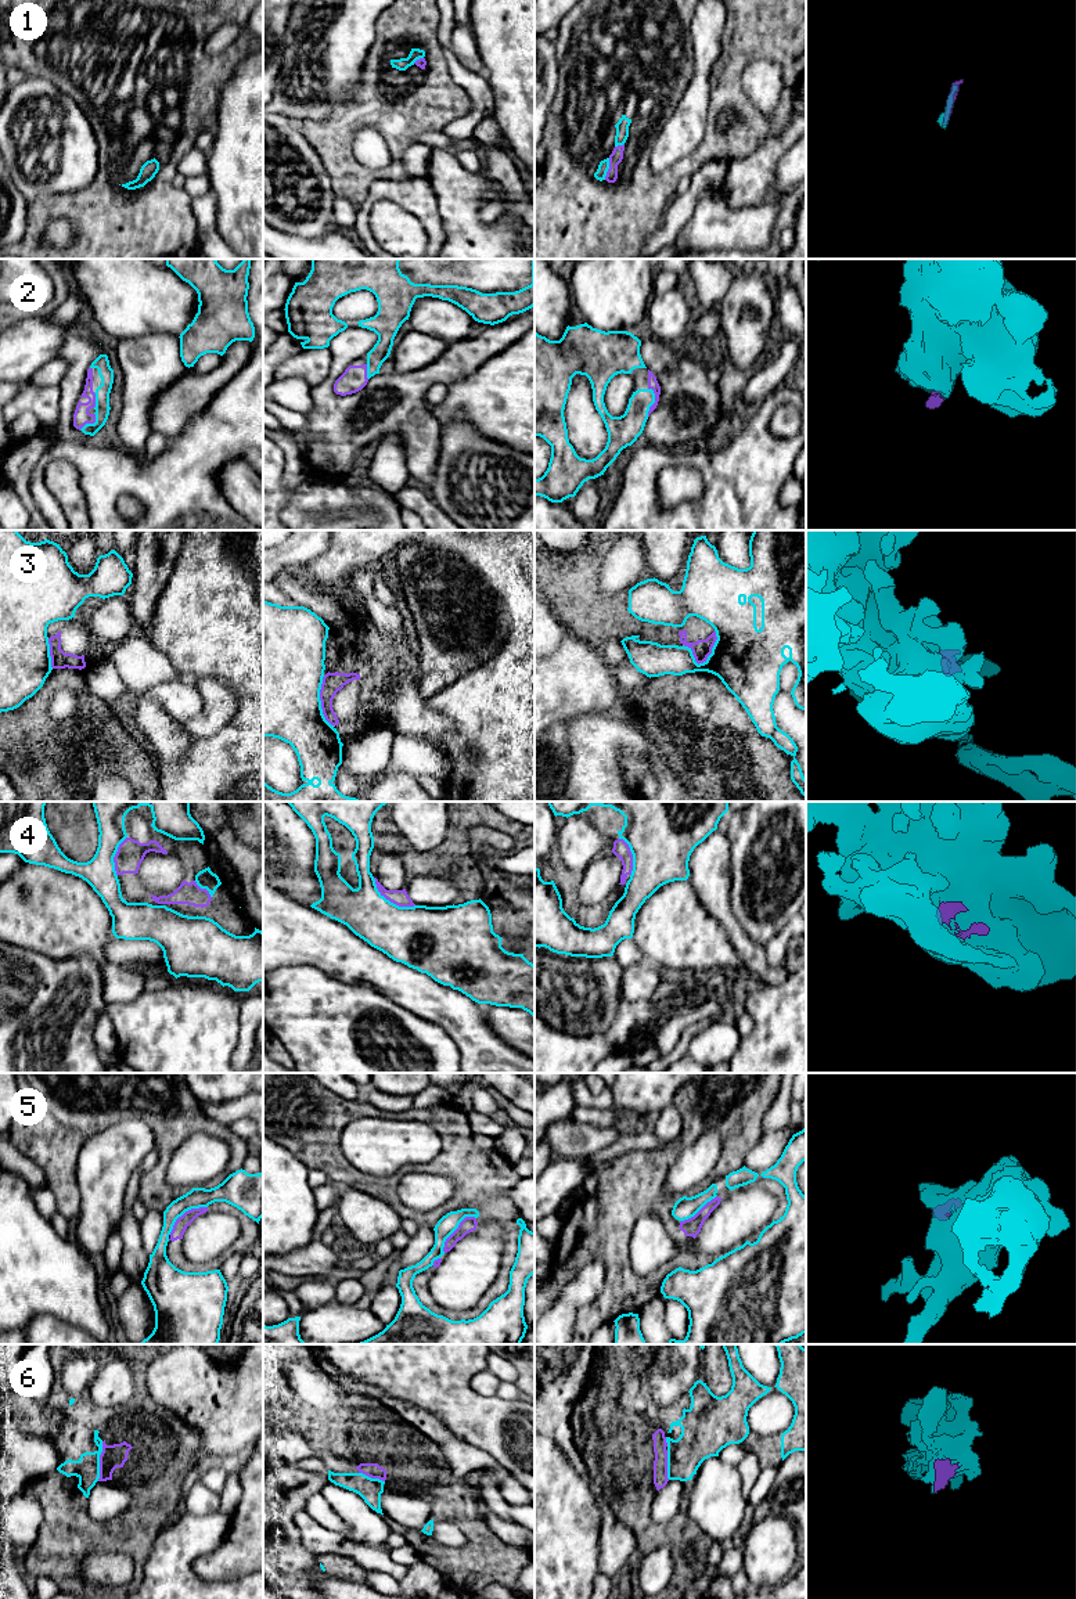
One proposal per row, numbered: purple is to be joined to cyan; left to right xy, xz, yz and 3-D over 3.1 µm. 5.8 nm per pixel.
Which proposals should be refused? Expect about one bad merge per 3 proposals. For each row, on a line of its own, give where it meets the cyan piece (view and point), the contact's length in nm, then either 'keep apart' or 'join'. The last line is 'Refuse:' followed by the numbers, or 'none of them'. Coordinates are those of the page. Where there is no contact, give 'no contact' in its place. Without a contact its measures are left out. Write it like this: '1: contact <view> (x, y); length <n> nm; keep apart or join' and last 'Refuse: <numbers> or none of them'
1: contact yz (607, 169); length 130 nm; join
2: contact yz (654, 402); length 170 nm; join
3: contact yz (712, 648); length 220 nm; keep apart
4: contact xz (389, 901); length 300 nm; keep apart
5: contact xy (184, 1212); length 280 nm; keep apart
6: contact xy (99, 1461); length 240 nm; join
Refuse: 3, 4, 5

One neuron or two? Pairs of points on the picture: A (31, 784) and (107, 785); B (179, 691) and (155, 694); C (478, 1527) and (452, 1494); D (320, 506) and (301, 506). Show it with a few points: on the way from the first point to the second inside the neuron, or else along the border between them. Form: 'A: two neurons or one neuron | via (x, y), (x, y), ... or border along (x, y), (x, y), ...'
A: two neurons | border along (126, 781), (117, 774), (101, 774), (92, 787)
B: one neuron | via (173, 694), (161, 694)
C: one neuron | via (470, 1519), (467, 1509), (460, 1502)
D: one neuron | via (316, 506), (305, 506)

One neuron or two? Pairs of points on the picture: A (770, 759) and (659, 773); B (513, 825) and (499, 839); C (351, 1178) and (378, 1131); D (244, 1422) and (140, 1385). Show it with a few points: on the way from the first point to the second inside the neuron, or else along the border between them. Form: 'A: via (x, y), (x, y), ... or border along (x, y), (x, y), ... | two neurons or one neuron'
A: border along (654, 752), (686, 787) | two neurons
B: border along (489, 825), (506, 832), (517, 846) | two neurons
C: border along (344, 1155), (364, 1174) | two neurons
D: border along (146, 1367), (147, 1396), (159, 1411) | two neurons

